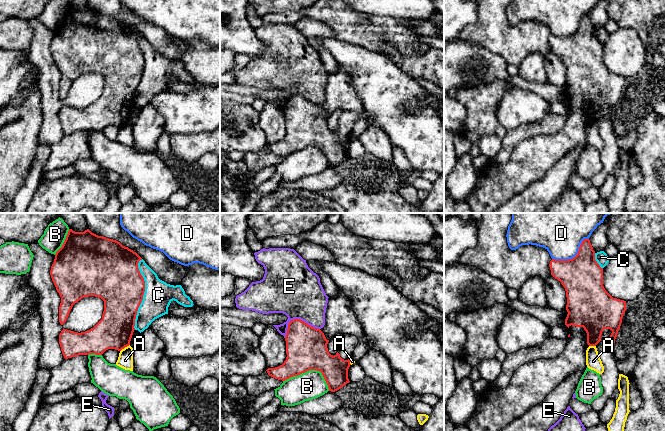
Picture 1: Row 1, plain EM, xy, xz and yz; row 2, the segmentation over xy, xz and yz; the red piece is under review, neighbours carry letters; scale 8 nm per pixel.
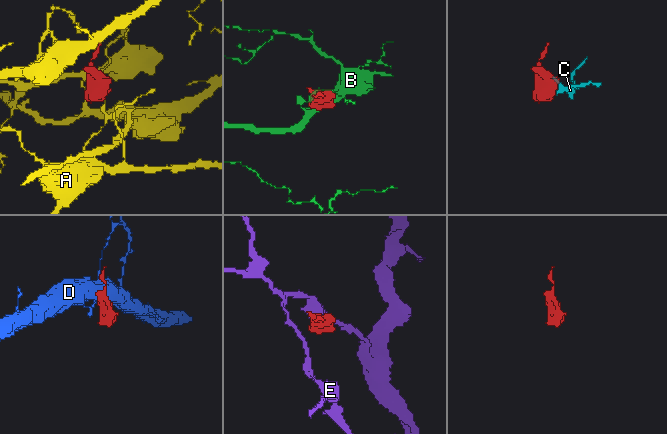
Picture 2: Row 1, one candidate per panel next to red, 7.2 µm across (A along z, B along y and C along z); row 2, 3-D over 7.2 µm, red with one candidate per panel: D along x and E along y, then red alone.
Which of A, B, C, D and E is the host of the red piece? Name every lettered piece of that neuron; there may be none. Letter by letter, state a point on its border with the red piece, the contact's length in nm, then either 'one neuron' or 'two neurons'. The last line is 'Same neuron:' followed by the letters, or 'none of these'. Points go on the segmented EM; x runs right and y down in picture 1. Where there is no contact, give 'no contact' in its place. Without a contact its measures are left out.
A: contact xy (124, 347); length 100 nm; two neurons
B: contact xz (311, 369); length 380 nm; two neurons
C: contact xy (143, 294); length 550 nm; two neurons
D: contact yz (574, 257); length 340 nm; two neurons
E: contact xz (296, 319); length 300 nm; two neurons
Same neuron: none of these

